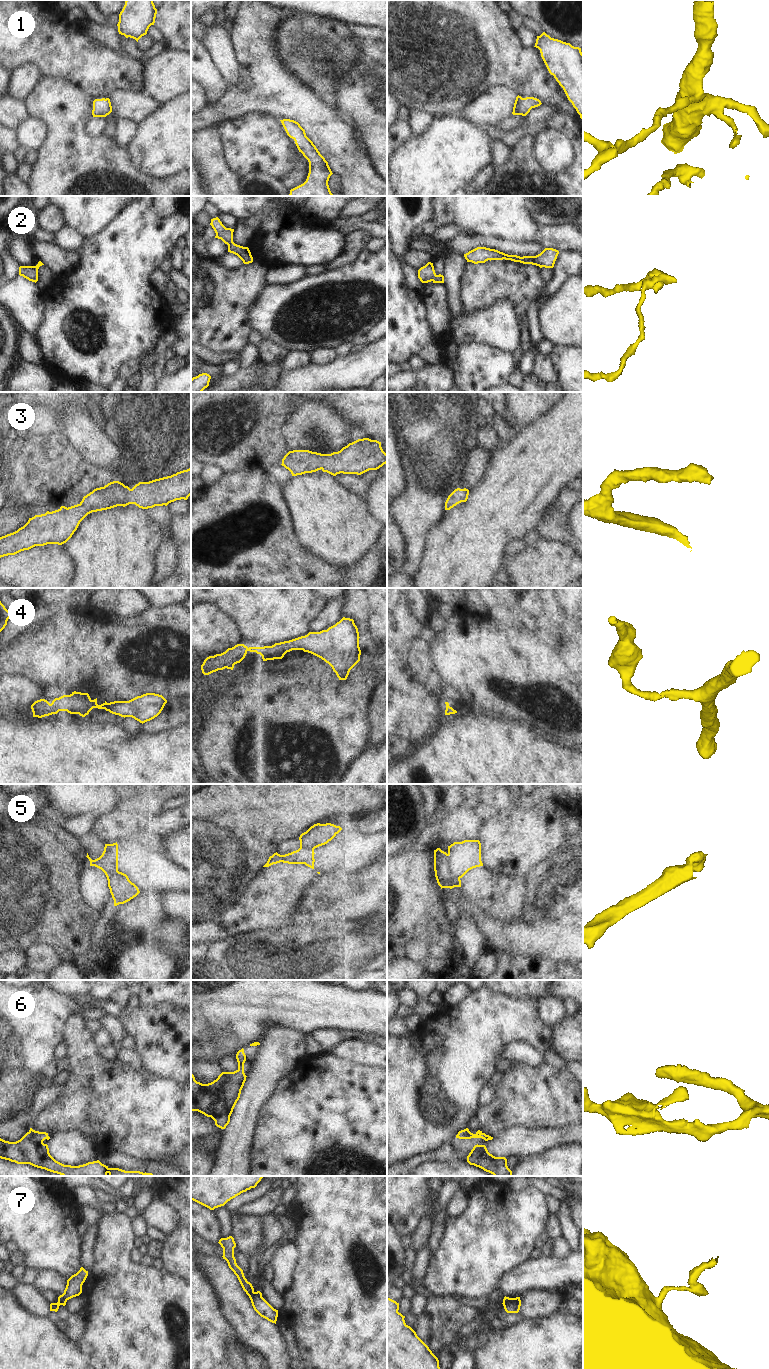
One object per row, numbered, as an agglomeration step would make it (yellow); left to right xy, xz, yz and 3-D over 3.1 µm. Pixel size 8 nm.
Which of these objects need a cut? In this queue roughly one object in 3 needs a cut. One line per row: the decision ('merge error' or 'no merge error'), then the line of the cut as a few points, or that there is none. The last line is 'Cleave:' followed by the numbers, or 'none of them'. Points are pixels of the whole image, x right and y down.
1: no merge error; no cut
2: no merge error; no cut
3: no merge error; no cut
4: no merge error; no cut
5: merge error; cut in yz along (447, 854), (449, 869), (459, 879)
6: no merge error; no cut
7: merge error; cut in xy along (57, 1302), (59, 1305)
Cleave: 5, 7

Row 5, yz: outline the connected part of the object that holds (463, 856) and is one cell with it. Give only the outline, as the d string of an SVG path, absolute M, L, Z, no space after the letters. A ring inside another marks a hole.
M464 840L448 846L449 868L453 875L462 878L469 870L483 866L479 840Z

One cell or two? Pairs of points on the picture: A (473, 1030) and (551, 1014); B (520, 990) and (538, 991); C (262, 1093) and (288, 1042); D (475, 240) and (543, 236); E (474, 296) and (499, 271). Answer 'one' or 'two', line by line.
A: two
B: one
C: one
D: two
E: one

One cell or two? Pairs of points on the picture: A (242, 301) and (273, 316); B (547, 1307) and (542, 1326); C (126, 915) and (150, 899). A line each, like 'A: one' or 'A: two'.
A: two
B: two
C: one

